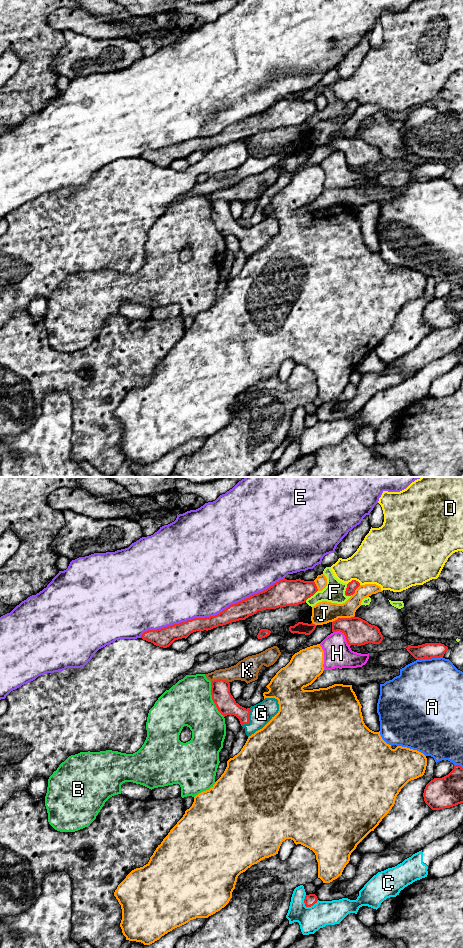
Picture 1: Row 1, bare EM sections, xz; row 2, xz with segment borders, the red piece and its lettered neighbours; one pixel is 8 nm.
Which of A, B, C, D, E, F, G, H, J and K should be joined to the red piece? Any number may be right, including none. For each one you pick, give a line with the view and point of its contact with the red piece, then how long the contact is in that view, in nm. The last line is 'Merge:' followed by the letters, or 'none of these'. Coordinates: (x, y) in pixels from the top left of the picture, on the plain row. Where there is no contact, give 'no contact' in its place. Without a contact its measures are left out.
G: xz (248, 239) | 160 nm
Merge: G

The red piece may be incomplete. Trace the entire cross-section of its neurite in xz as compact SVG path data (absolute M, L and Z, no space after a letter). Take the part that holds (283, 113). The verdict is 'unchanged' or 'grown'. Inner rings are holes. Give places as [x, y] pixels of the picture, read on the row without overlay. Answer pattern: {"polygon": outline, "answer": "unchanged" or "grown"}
{"polygon": "M281 99L266 110L230 125L215 136L193 138L157 150L148 150L140 158L156 166L167 168L175 160L187 158L196 151L208 151L231 142L245 140L258 131L297 126L305 123L318 111L314 101Z", "answer": "unchanged"}

